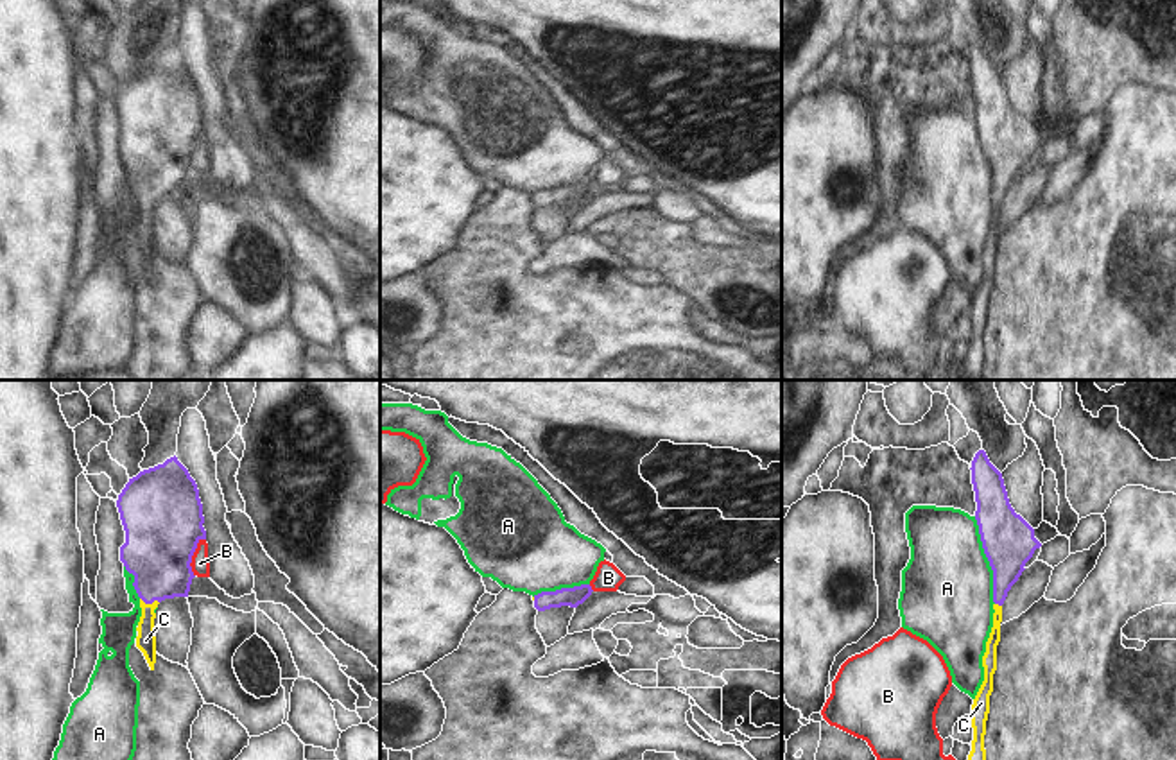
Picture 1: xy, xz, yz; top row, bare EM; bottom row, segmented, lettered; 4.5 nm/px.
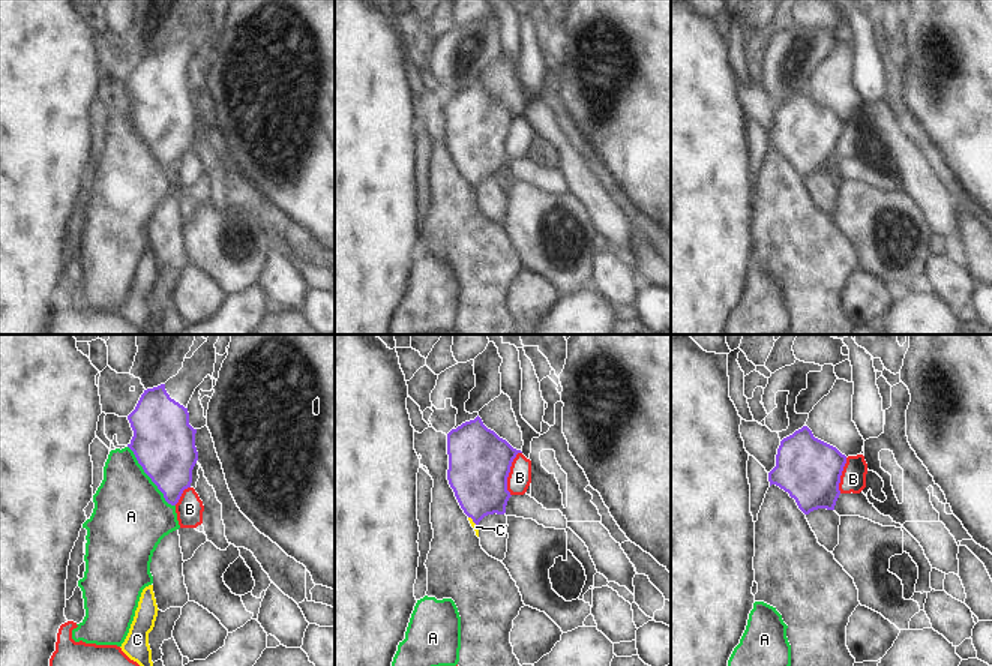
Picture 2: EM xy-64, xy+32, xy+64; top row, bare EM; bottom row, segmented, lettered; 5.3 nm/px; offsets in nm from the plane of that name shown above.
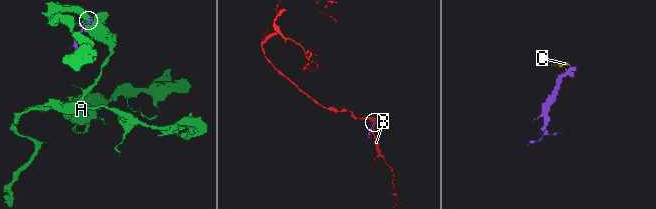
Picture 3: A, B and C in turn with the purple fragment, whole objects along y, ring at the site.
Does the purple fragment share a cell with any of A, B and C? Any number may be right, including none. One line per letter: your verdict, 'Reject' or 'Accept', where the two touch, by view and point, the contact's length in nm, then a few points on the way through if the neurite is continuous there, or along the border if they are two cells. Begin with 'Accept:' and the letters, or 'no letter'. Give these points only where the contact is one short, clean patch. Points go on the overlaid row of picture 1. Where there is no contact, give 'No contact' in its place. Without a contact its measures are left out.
Accept: C
A: Reject. Touches purple at yz (988, 560). Shared border 400 nm. Boundary: yz (974, 517), (992, 570), (995, 603)
B: Reject. Touches purple at xy (192, 554). Shared border 180 nm. Boundary: xy (205, 538), (198, 544), (192, 556), (190, 570), (194, 576)
C: Accept. Touches purple at xy (149, 603). Shared border 90 nm. Path across: xy (158, 549), (158, 576), (149, 603), (146, 640).

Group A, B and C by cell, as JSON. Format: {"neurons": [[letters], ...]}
{"neurons": [["A"], ["B"], ["C"]]}

